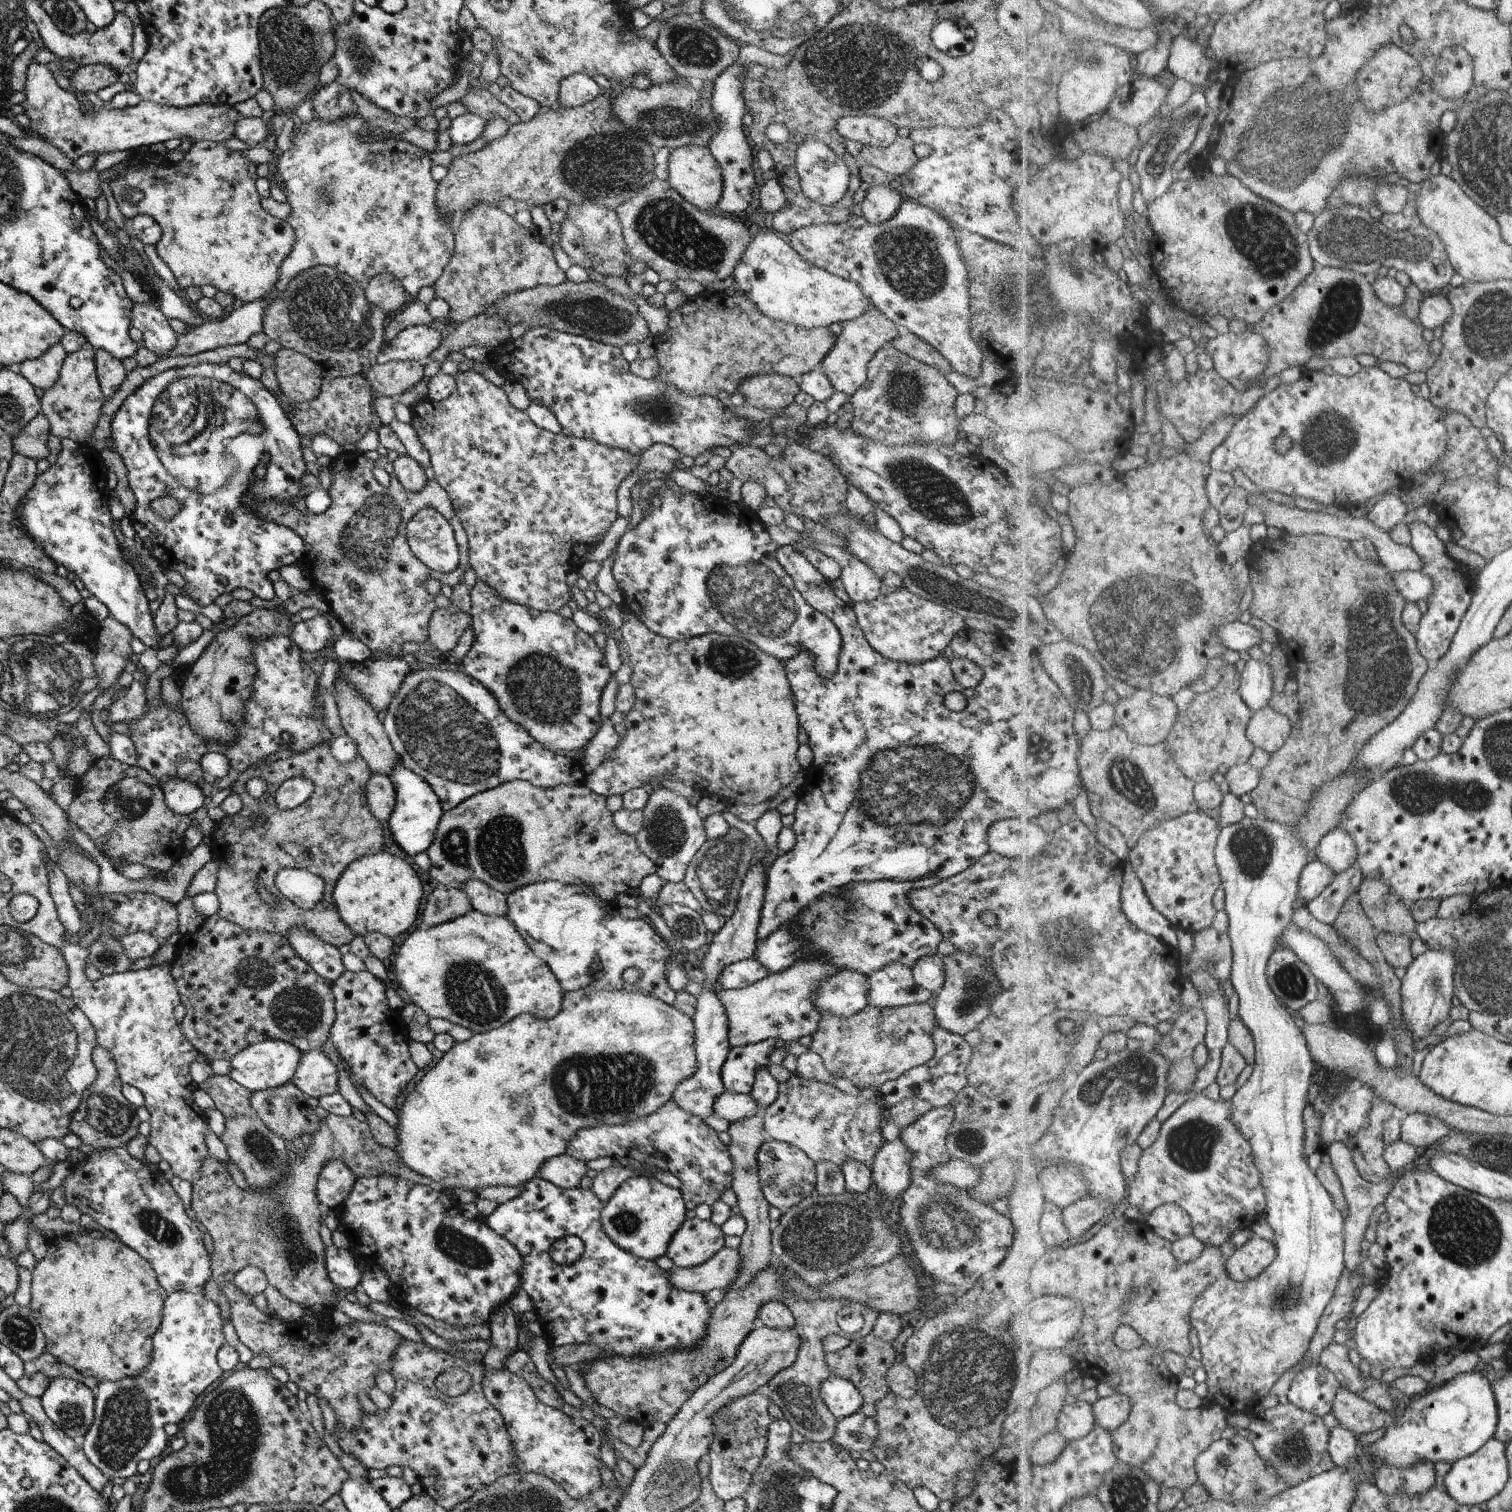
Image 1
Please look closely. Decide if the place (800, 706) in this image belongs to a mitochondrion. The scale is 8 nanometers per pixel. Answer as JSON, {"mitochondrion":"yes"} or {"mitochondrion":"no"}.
{"mitochondrion":"no"}

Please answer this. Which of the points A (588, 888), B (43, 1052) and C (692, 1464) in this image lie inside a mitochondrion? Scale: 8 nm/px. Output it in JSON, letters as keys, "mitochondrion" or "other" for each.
{"A":"other","B":"mitochondrion","C":"other"}

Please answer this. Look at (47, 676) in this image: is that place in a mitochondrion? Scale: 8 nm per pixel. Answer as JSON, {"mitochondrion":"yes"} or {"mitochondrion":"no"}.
{"mitochondrion":"yes"}

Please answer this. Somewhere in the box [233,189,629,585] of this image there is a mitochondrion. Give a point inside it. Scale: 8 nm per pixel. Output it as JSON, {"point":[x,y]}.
{"point":[323,309]}

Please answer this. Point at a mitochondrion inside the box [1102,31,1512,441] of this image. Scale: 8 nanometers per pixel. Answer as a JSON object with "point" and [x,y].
{"point":[1276,167]}

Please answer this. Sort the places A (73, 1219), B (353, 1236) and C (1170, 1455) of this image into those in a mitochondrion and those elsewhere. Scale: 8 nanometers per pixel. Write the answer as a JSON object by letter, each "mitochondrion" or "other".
{"A":"other","B":"other","C":"other"}

